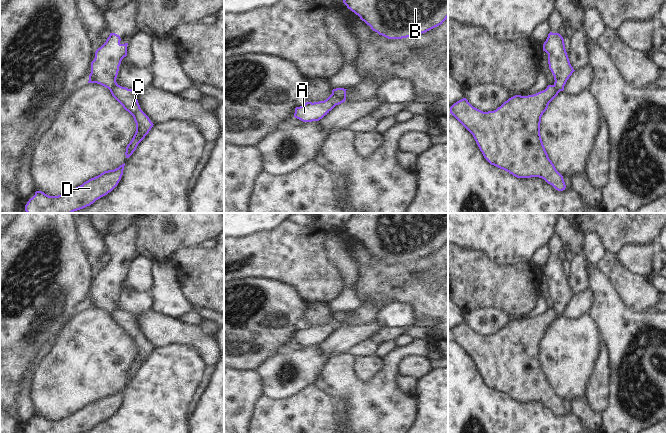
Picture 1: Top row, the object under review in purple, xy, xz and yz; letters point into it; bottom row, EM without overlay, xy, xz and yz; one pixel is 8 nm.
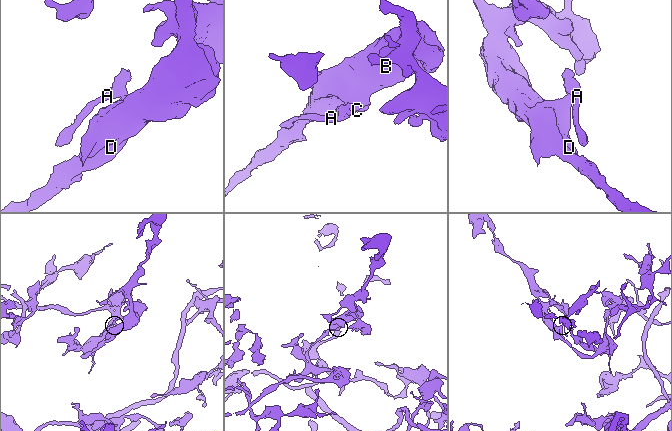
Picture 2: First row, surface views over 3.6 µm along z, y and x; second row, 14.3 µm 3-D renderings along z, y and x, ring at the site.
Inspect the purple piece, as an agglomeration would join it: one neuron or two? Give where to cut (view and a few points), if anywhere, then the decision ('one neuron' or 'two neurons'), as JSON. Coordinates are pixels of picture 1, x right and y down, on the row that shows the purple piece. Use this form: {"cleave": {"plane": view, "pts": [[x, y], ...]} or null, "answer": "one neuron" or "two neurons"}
{"cleave": {"plane": "xz", "pts": [[332, 93], [344, 100]]}, "answer": "two neurons"}

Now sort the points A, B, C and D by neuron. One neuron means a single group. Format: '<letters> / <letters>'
A / B C D

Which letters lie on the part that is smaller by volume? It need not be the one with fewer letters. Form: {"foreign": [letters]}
{"foreign": ["A"]}

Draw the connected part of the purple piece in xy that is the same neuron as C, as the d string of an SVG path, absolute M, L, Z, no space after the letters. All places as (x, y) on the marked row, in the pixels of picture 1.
M115 85L111 87L112 96L128 111L134 118L136 123L136 132L126 147L126 158L129 158L136 150L138 144L145 138L153 127L153 123L149 117L141 110L137 100L137 91Z

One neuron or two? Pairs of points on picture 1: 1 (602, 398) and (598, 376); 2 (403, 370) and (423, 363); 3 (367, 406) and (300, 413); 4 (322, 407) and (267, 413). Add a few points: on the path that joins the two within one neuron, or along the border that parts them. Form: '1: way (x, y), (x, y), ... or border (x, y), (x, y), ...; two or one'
1: way (599, 393), (599, 381); one
2: way (408, 367), (418, 366); one
3: border (315, 385), (322, 389), (333, 401); two
4: way (308, 413), (281, 413); one

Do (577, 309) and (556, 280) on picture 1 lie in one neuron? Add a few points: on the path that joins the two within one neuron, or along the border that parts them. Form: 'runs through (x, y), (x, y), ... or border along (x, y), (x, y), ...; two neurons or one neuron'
border along (575, 294), (562, 314); two neurons

